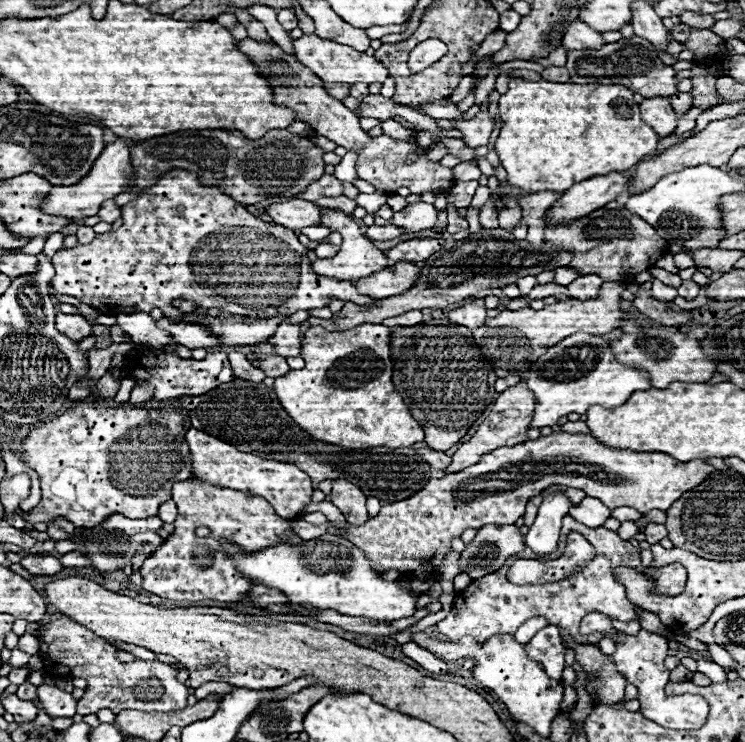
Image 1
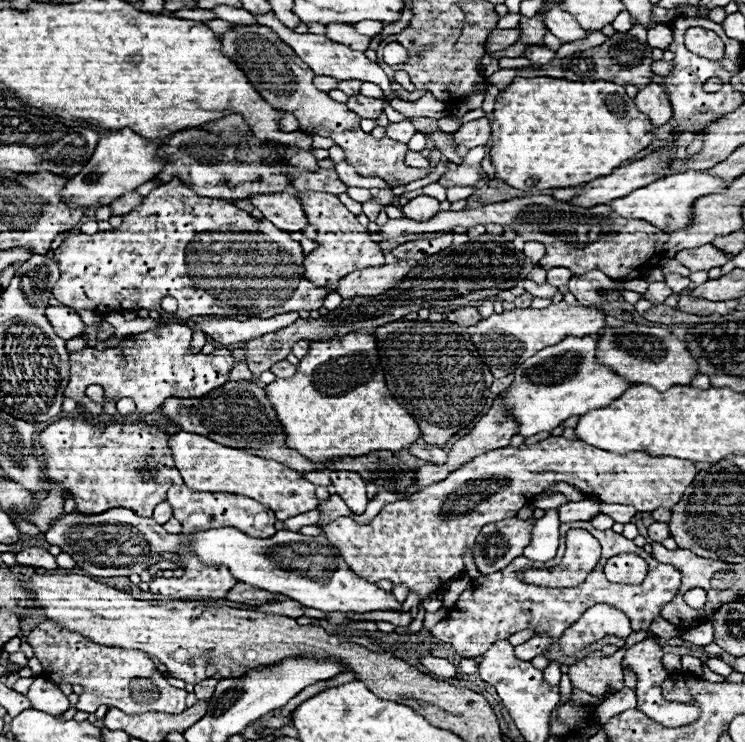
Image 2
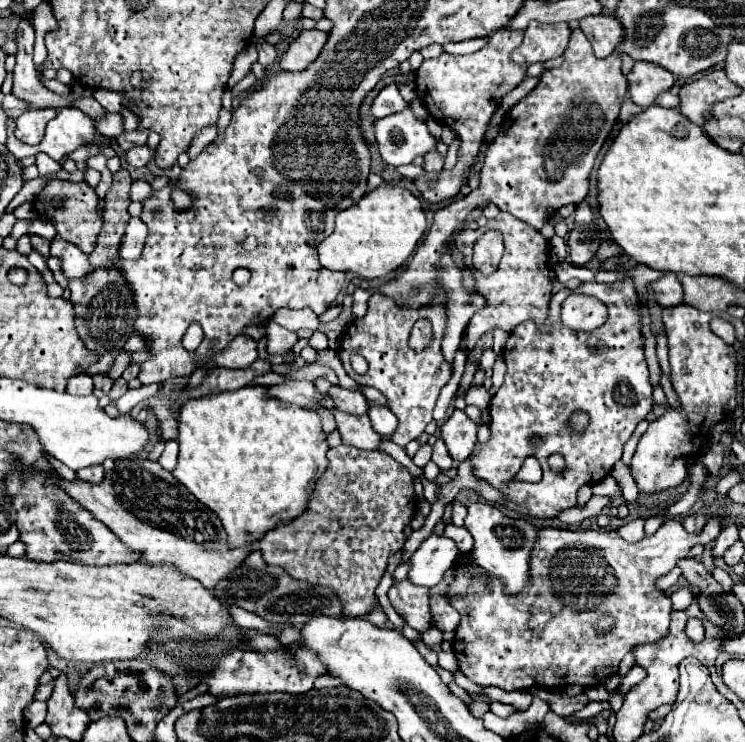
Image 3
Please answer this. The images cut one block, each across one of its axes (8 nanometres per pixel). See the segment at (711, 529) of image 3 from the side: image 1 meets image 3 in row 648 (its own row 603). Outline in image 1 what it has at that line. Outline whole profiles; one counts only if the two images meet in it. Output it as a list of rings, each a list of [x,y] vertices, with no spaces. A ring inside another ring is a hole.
[[[564,516],[564,522],[566,522],[566,528],[572,528],[574,532],[584,534],[584,538],[588,538],[588,542],[594,546],[594,558],[588,562],[586,568],[580,568],[580,572],[576,572],[574,576],[568,576],[560,582],[516,586],[506,580],[506,572],[510,568],[510,564],[506,562],[494,574],[486,574],[486,576],[474,580],[470,584],[470,588],[466,588],[462,594],[458,594],[450,614],[442,622],[436,624],[438,630],[444,636],[448,636],[452,642],[456,642],[464,636],[474,636],[484,642],[494,634],[502,634],[502,632],[514,634],[518,630],[518,626],[522,626],[528,618],[544,616],[544,618],[548,618],[550,624],[566,628],[576,640],[582,640],[582,638],[590,640],[590,636],[580,636],[580,632],[578,632],[582,618],[590,612],[602,612],[608,618],[616,618],[622,622],[638,618],[634,612],[634,604],[630,604],[630,600],[626,598],[624,584],[620,584],[614,578],[614,568],[620,564],[630,566],[638,572],[644,570],[636,548],[630,542],[620,540],[620,536],[612,530],[588,528],[568,516]]]

